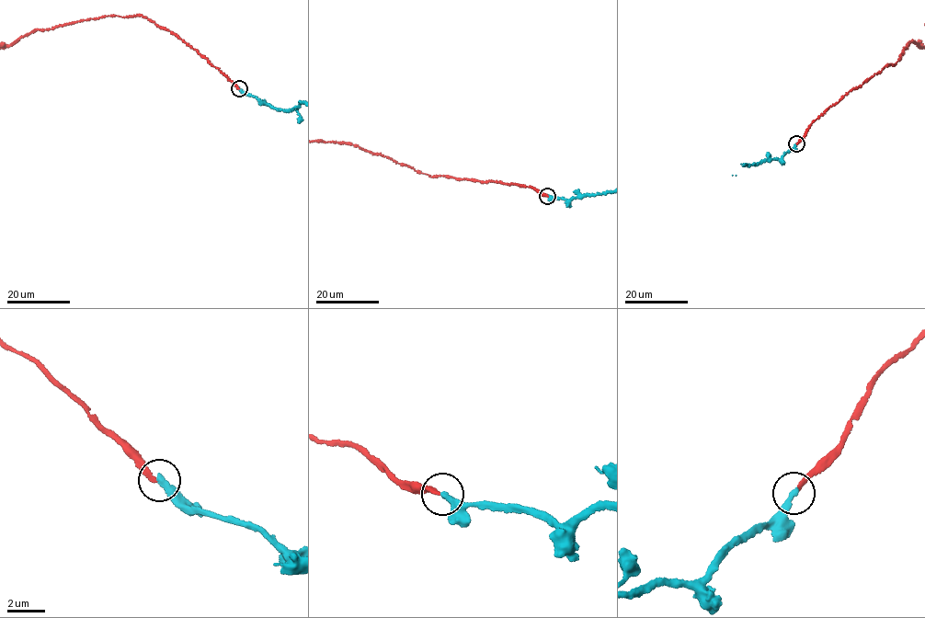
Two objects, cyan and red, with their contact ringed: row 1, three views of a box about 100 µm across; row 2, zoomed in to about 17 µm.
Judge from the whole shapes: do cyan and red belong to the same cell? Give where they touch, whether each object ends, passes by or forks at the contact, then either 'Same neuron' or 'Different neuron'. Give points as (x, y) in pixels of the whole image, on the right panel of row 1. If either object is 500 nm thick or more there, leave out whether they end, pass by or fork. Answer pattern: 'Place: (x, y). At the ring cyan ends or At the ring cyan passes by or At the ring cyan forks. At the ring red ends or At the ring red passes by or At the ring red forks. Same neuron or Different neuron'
Place: (796, 143). At the ring cyan ends. At the ring red ends. Different neuron

